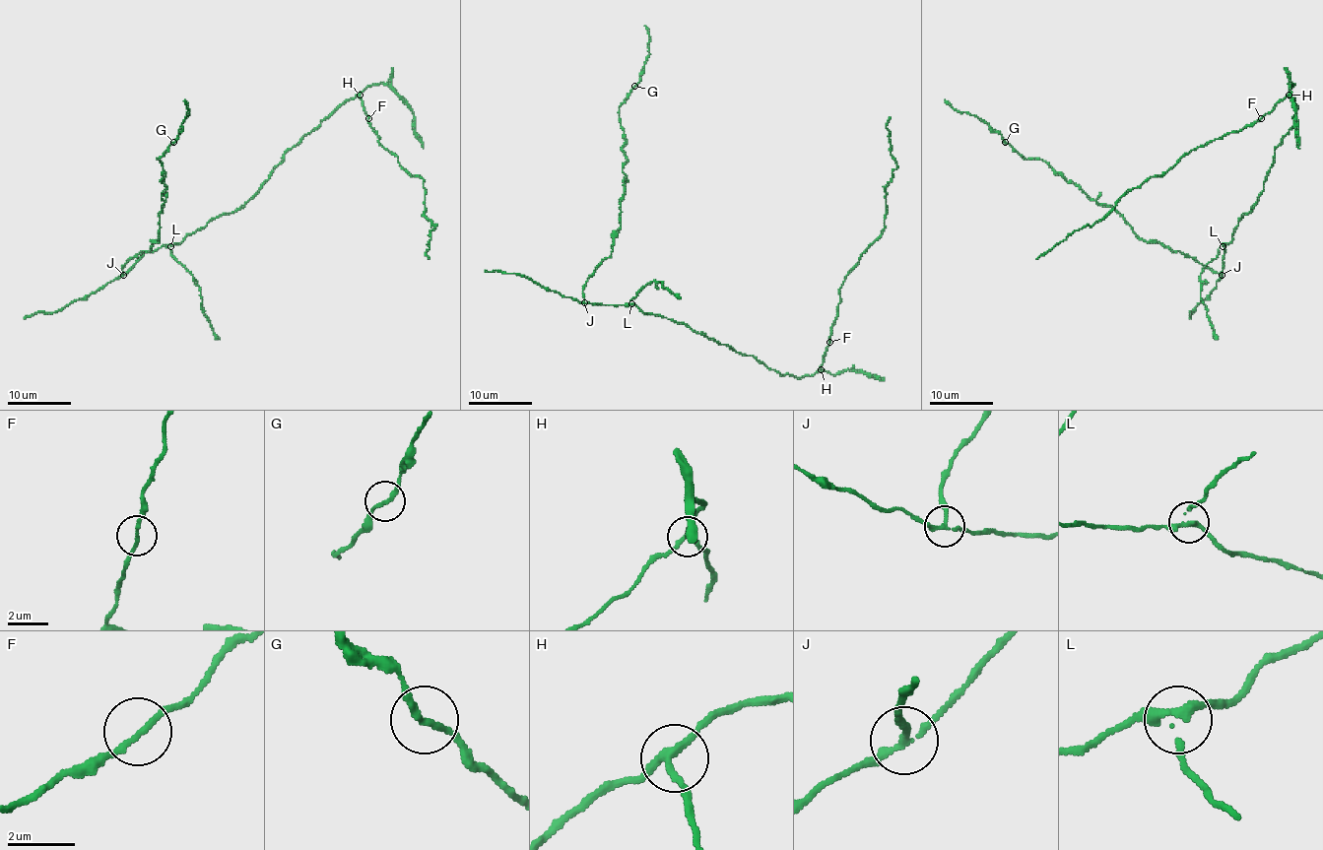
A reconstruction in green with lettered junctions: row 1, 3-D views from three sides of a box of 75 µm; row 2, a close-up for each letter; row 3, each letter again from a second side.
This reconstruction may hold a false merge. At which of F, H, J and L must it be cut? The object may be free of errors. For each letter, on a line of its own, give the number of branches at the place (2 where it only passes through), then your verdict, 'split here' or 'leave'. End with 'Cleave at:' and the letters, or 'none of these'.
F: 2 | leave
H: 3 | leave
J: 3 | split here
L: 3 | leave
Cleave at: J

